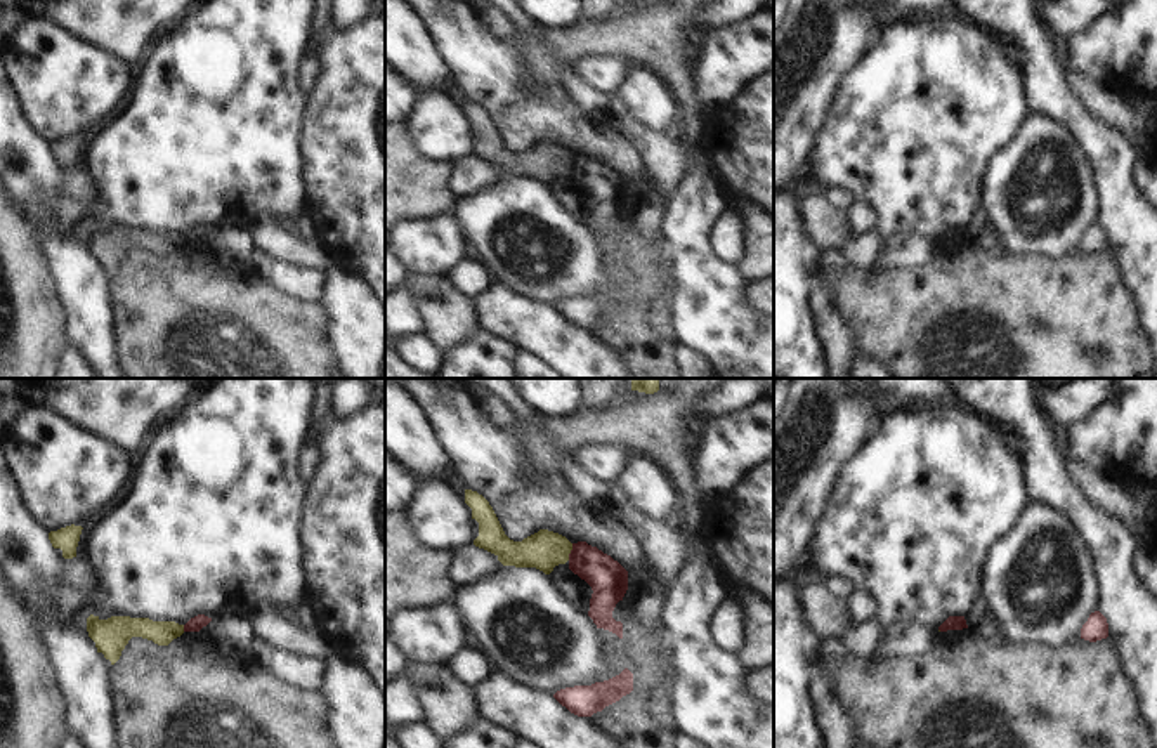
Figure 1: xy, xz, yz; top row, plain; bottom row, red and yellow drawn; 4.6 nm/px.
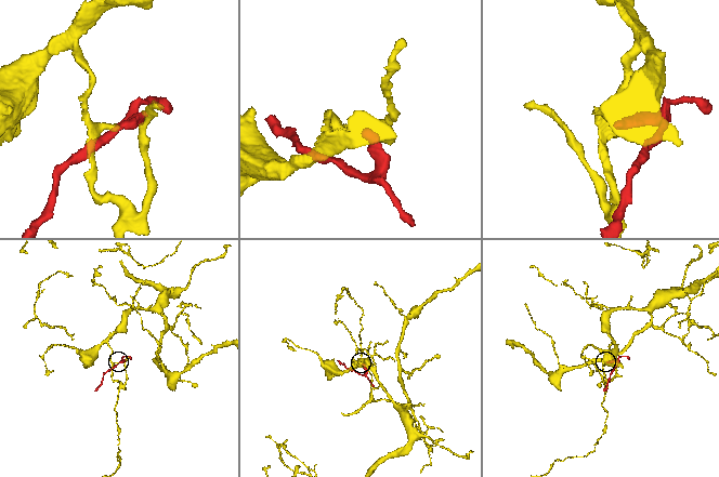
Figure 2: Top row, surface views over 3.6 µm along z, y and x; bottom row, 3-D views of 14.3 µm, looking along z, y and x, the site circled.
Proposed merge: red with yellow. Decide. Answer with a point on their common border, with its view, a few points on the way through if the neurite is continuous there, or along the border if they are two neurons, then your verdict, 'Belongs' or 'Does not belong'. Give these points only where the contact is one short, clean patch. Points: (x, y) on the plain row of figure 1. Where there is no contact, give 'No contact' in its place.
Touches red at xz (571, 164). Boundary: xz (573, 155), (568, 170). Does not belong

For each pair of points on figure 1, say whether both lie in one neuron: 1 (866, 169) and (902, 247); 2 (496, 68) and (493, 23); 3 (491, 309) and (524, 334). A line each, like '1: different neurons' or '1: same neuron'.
1: different neurons
2: different neurons
3: same neuron

